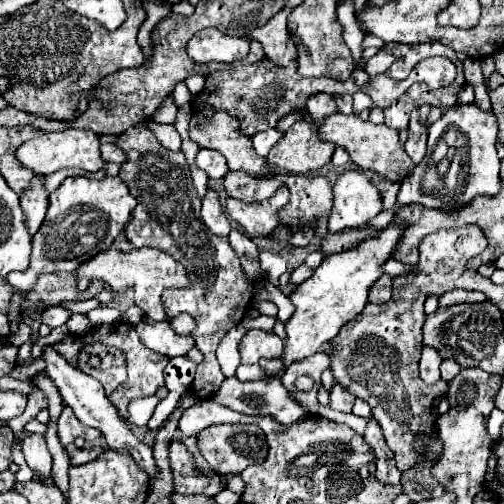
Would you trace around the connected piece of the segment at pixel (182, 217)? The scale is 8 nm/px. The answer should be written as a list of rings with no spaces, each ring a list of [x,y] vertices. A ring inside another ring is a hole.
[[[136,127],[124,131],[116,145],[128,155],[128,161],[120,165],[118,177],[126,181],[132,197],[138,201],[132,221],[126,227],[128,241],[134,247],[156,247],[164,253],[170,253],[188,269],[192,287],[170,289],[164,293],[162,303],[168,321],[180,313],[188,313],[196,321],[196,327],[190,335],[196,341],[196,347],[204,353],[204,361],[196,367],[192,393],[198,399],[210,399],[224,381],[216,361],[216,347],[220,339],[244,319],[254,297],[254,285],[244,275],[240,259],[230,247],[228,237],[216,237],[208,233],[208,227],[200,221],[202,201],[192,185],[188,163],[184,161],[182,151],[164,149],[152,131]]]

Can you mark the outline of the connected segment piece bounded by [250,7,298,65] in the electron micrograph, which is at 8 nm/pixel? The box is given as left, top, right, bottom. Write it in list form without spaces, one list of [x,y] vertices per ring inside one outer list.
[[[286,7],[276,17],[272,17],[272,21],[268,21],[268,25],[254,29],[250,33],[252,39],[262,43],[266,57],[270,61],[274,61],[276,65],[288,65],[292,59],[296,59],[296,53],[298,53],[296,43],[292,41],[288,27],[286,27],[290,13],[292,13],[292,9]]]

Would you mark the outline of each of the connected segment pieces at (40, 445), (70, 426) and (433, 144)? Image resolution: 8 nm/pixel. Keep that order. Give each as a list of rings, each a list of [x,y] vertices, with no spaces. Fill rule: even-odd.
[[[28,435],[20,441],[22,445],[22,453],[26,457],[26,463],[28,467],[38,473],[38,475],[44,475],[48,477],[50,475],[50,469],[52,469],[52,457],[48,453],[48,447],[46,447],[46,439],[44,435]]]
[[[68,407],[62,409],[62,415],[58,419],[58,439],[60,439],[60,443],[64,447],[70,445],[70,443],[74,443],[76,437],[82,437],[86,441],[96,441],[100,435],[102,433],[98,429],[80,425],[80,421],[76,421],[76,415]]]
[[[474,103],[444,109],[442,119],[430,125],[426,157],[402,181],[396,209],[418,203],[428,209],[460,211],[474,197],[494,197],[500,193],[500,159],[496,155],[498,121],[494,113],[484,113]]]

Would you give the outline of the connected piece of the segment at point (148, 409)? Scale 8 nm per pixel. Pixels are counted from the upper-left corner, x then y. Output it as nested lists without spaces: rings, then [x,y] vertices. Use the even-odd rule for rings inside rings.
[[[144,397],[140,401],[132,401],[132,405],[128,405],[130,407],[128,409],[128,423],[146,425],[158,403],[160,403],[158,397]]]

